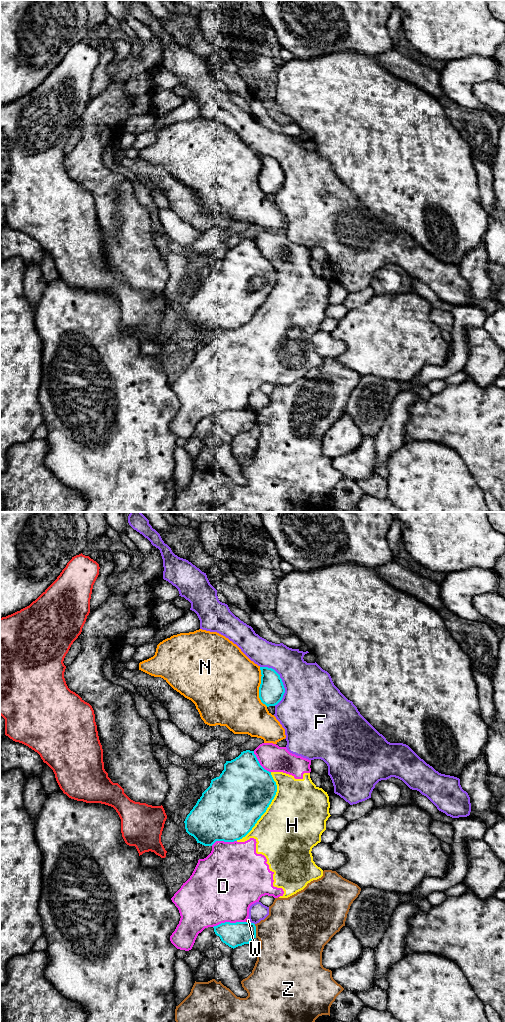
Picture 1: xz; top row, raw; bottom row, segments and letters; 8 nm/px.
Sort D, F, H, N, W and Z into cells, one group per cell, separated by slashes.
D H / F / N / W / Z

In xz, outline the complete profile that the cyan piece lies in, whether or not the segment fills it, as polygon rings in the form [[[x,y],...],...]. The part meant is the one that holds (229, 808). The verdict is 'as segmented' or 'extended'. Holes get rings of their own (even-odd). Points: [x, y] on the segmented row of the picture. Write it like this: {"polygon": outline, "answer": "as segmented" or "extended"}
{"polygon": [[[243,751],[235,759],[226,761],[220,776],[211,780],[210,786],[202,793],[184,821],[186,832],[193,836],[197,843],[204,846],[212,846],[216,841],[234,842],[240,840],[252,830],[266,812],[276,792],[277,785],[271,772],[260,765],[254,751]]], "answer": "as segmented"}

